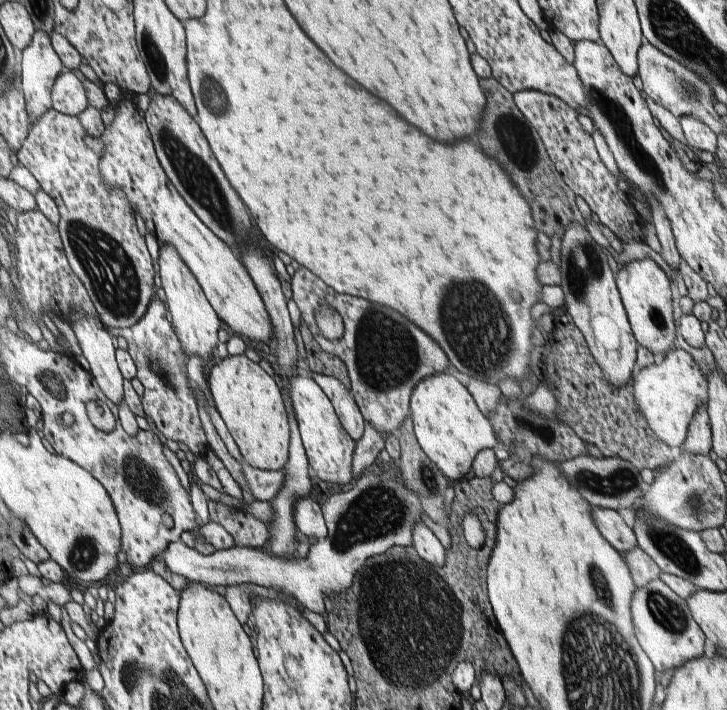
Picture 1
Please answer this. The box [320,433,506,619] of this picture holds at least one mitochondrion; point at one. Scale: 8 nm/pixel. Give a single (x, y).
(378, 512)

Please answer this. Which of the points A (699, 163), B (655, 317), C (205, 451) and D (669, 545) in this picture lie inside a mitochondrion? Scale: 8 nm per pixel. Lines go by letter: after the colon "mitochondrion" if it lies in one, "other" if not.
A: other
B: mitochondrion
C: other
D: mitochondrion

